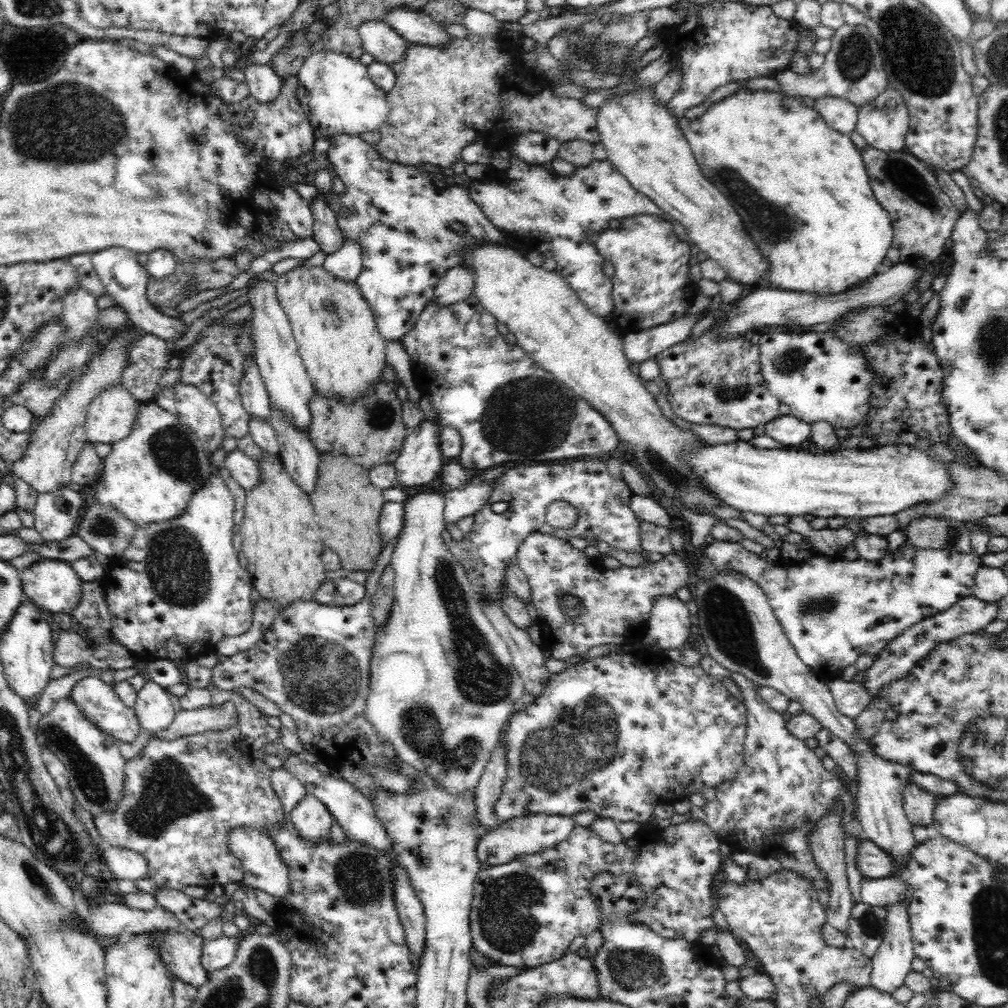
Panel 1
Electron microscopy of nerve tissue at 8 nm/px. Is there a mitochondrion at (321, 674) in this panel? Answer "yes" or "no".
yes

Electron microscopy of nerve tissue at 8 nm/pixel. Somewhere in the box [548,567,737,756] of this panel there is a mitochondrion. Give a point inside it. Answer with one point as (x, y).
(571, 601)

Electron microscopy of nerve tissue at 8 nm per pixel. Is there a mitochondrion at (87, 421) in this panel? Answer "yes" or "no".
no

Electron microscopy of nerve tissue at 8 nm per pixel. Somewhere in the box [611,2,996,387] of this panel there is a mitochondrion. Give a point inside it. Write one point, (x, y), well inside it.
(920, 58)

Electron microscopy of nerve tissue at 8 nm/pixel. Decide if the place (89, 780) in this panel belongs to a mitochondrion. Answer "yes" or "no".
yes

